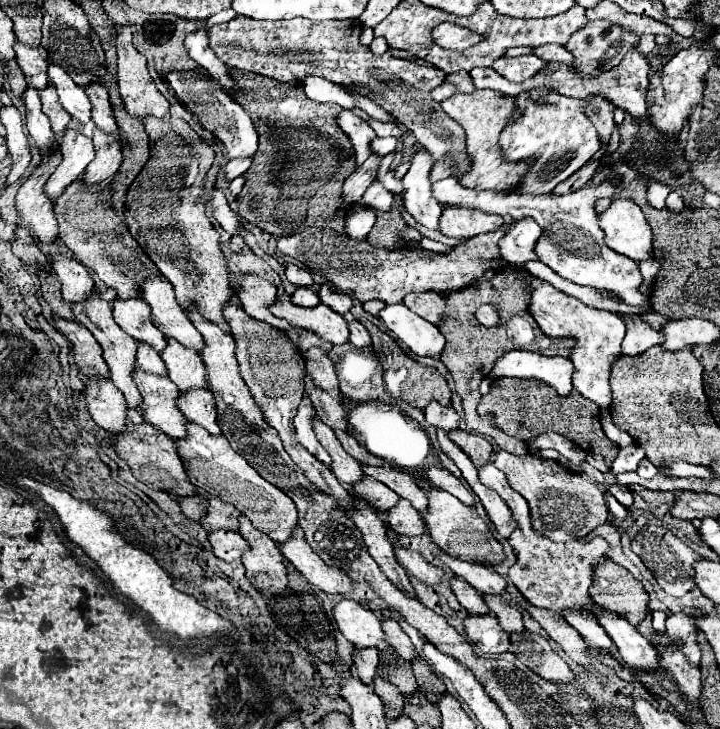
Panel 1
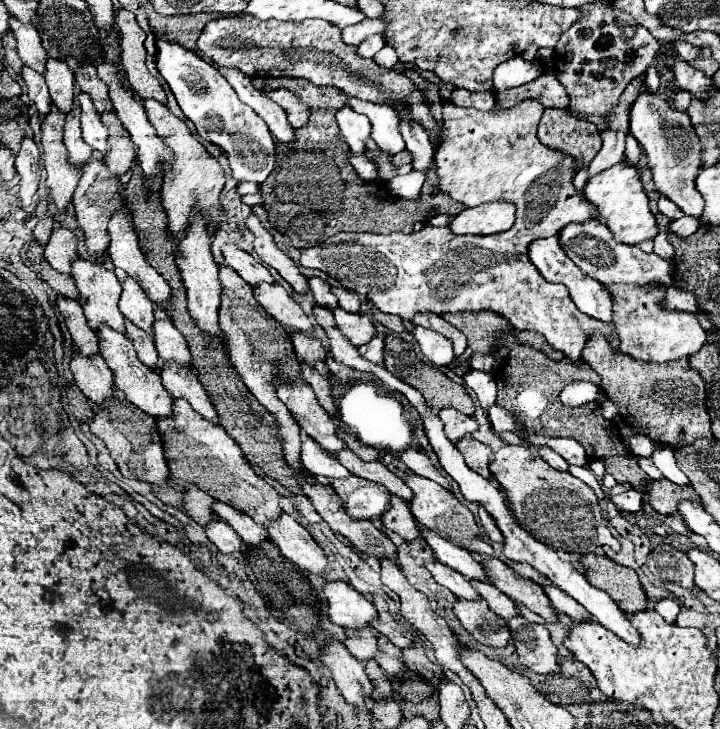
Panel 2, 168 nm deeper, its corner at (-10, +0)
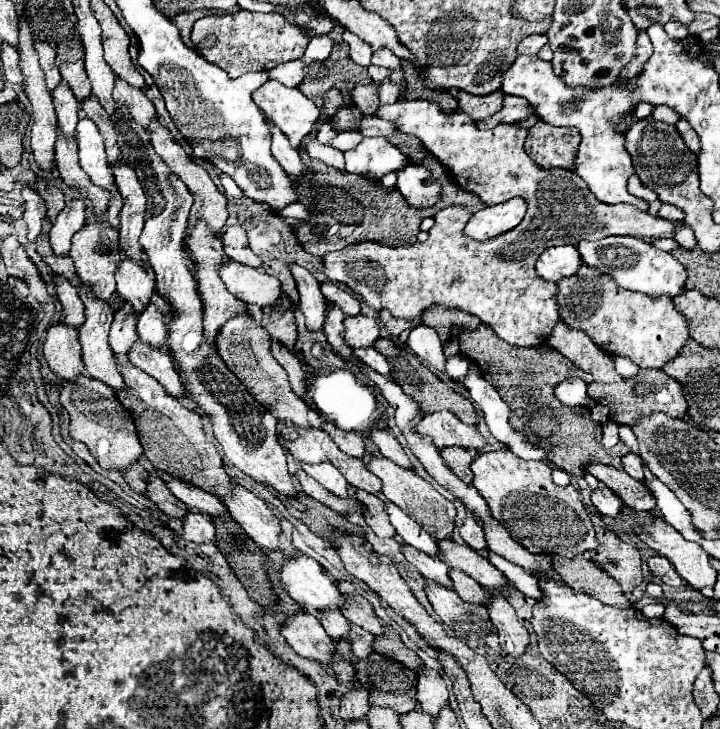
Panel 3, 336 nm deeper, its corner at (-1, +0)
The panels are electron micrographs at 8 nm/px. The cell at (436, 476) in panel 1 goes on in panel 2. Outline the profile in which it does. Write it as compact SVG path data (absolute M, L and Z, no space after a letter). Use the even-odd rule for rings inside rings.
M405 449L403 453L399 453L399 459L401 459L401 461L407 465L407 469L413 471L413 473L431 479L431 481L439 483L439 485L445 487L445 489L453 489L453 487L455 487L455 481L449 479L449 477L447 477L445 473L441 473L439 469L435 469L435 467L431 465L431 461L427 459L425 453L421 453L421 451L417 451L417 449Z

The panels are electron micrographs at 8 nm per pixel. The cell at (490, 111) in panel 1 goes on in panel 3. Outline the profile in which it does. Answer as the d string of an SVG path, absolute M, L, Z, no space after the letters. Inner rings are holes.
M428 99L382 105L378 113L382 119L394 121L398 131L416 135L426 143L426 149L452 173L460 189L476 195L486 205L522 197L528 209L518 227L488 241L474 241L462 233L470 217L466 209L446 207L434 217L436 225L428 231L424 243L416 241L388 247L380 241L360 241L326 253L322 257L322 273L330 281L340 281L350 287L376 311L388 309L396 319L422 325L422 313L434 305L460 309L476 315L484 325L490 325L506 343L536 347L548 341L550 331L560 319L560 307L556 303L558 285L546 283L534 271L538 251L550 245L574 245L578 239L602 239L608 235L672 237L672 221L650 217L646 211L642 213L626 203L600 203L574 171L538 167L524 151L528 129L518 123L482 131L468 115L448 115ZM512 143L522 143L522 147L512 147Z

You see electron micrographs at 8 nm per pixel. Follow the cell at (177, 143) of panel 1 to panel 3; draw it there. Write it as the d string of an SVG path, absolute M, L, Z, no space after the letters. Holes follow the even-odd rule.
M118 79L116 87L114 87L114 97L116 97L118 103L122 103L122 105L128 107L128 111L134 117L134 121L138 125L142 125L144 129L148 129L150 123L154 123L154 119L156 119L154 103L142 93L142 89L130 87L126 81Z

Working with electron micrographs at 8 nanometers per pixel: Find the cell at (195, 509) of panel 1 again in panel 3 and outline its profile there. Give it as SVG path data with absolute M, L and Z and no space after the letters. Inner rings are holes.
M136 463L134 467L128 467L128 469L124 471L124 479L126 479L126 483L128 483L136 493L146 495L148 483L146 483L146 471L142 469L142 465Z

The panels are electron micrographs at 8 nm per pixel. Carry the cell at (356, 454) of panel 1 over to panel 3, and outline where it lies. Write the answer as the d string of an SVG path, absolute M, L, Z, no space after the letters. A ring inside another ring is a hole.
M324 421L322 429L334 439L334 443L350 457L364 457L366 447L364 447L364 439L360 435L354 433L346 433L346 431L338 431L338 427L334 427L334 423Z

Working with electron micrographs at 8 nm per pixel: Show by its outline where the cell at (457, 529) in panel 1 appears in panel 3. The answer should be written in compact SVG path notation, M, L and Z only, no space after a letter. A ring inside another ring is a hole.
M374 455L372 461L368 463L368 469L382 479L384 487L384 495L388 501L392 501L394 505L398 505L404 513L408 513L416 523L420 523L434 539L450 539L452 531L454 531L454 519L456 519L456 507L452 505L452 501L448 501L446 497L442 497L428 481L424 481L422 477L418 477L414 471L406 471L402 467L398 467L396 463L388 461L382 455Z

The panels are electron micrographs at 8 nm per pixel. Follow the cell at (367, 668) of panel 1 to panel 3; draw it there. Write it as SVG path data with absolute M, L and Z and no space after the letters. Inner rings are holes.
M320 611L318 613L320 623L326 627L326 633L338 641L338 639L346 639L348 631L350 631L350 623L344 619L344 615L340 611Z

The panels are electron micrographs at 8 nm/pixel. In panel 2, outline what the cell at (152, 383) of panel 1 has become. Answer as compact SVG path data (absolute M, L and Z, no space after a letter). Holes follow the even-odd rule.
M99 327L97 339L99 339L99 355L105 359L105 363L113 371L113 375L115 375L115 387L125 393L125 399L131 401L141 411L149 413L151 417L171 415L173 397L167 393L167 389L163 389L163 383L161 383L157 371L145 367L143 363L139 363L129 337L123 335L123 333L119 333L119 331L113 331L109 327Z

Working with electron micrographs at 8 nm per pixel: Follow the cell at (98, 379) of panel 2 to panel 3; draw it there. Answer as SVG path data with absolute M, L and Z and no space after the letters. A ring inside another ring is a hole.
M56 323L50 327L44 341L44 357L50 369L66 381L74 383L84 373L78 331L66 327L64 323Z

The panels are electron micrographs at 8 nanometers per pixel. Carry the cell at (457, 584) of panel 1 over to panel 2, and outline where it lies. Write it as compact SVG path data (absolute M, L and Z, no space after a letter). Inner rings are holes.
M427 561L427 571L439 581L439 585L447 587L455 597L459 599L477 599L477 591L471 587L471 583L457 571L451 571L451 567L439 563L439 561Z

